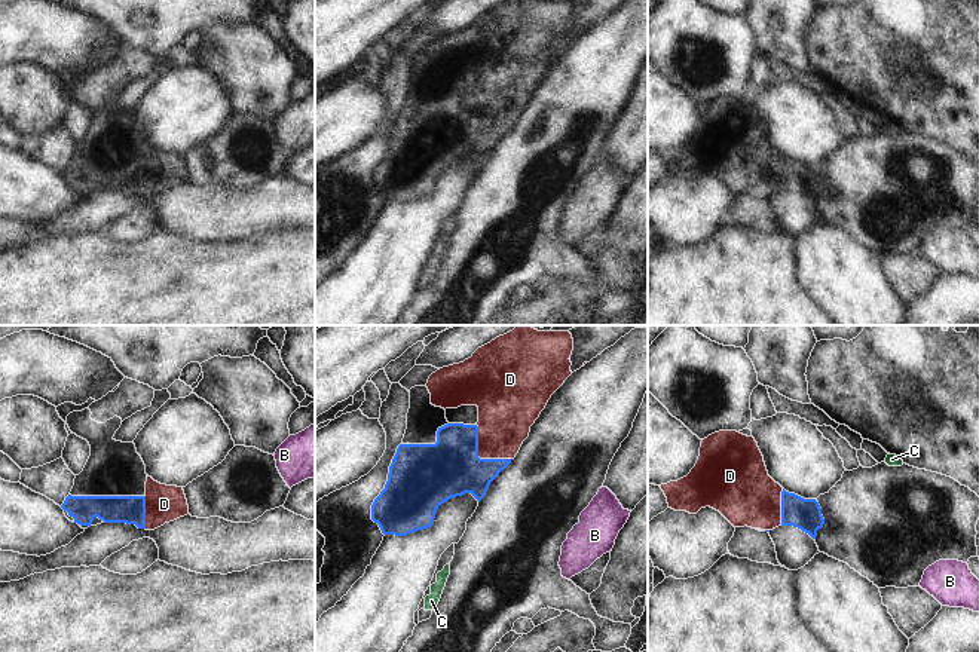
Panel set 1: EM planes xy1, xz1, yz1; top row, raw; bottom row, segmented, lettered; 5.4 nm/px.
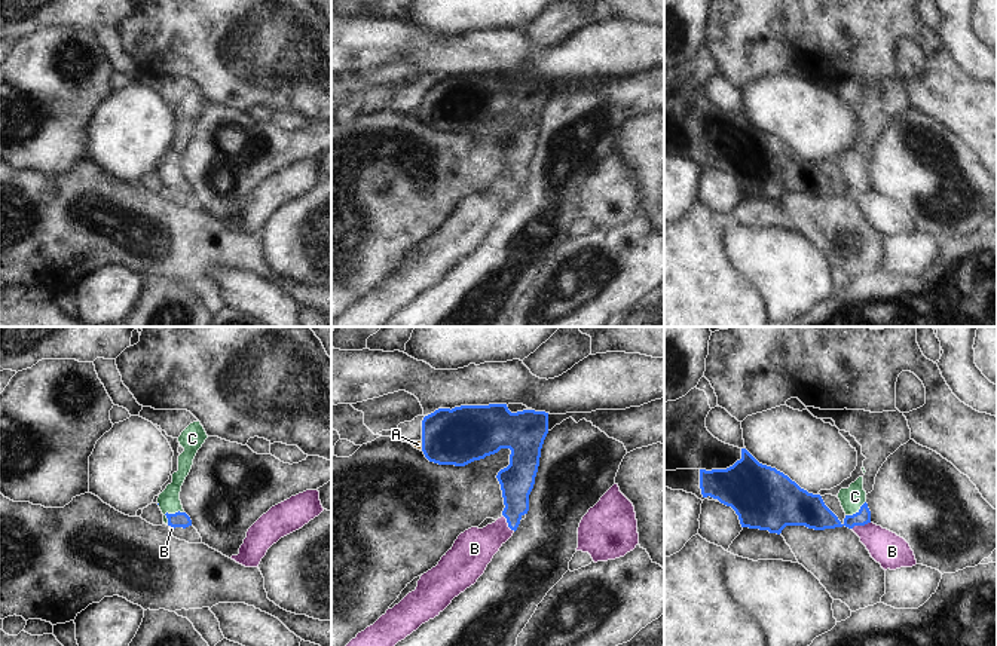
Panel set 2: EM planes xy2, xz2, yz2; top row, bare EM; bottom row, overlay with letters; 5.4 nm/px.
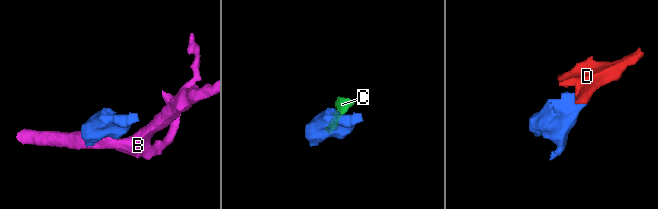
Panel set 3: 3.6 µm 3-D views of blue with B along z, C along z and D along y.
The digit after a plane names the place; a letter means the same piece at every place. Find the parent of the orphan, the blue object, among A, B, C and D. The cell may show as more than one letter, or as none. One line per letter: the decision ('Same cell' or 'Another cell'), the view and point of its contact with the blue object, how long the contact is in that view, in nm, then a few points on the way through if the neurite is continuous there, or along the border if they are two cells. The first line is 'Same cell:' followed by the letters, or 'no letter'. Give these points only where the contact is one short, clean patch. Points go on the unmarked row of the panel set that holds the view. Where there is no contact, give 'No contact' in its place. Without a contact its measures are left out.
Same cell: A, C, D
A: Same cell. Touches blue at xz2 (422, 113). Shared border 60 nm. Path across: xz2 (464, 101), (422, 113), (418, 112)
B: Another cell. Touches blue at yz2 (861, 192). Shared border 110 nm. Boundary: yz2 (869, 189), (852, 196)
C: Same cell. Touches blue at xy2 (171, 181). Shared border 120 nm. Path across: xy2 (179, 186), (171, 181), (168, 168)
D: Same cell. Touches blue at xz1 (477, 124). Shared border 260 nm. Path across: xz1 (436, 140), (477, 124), (498, 103), (504, 89).

